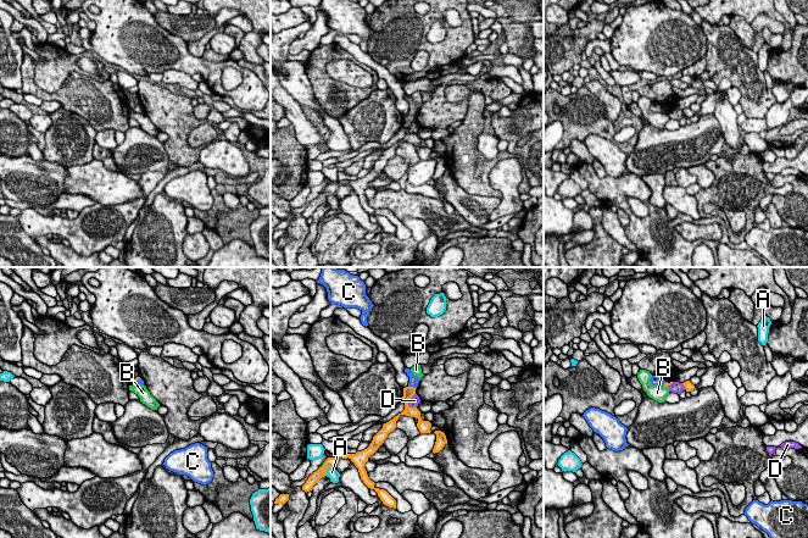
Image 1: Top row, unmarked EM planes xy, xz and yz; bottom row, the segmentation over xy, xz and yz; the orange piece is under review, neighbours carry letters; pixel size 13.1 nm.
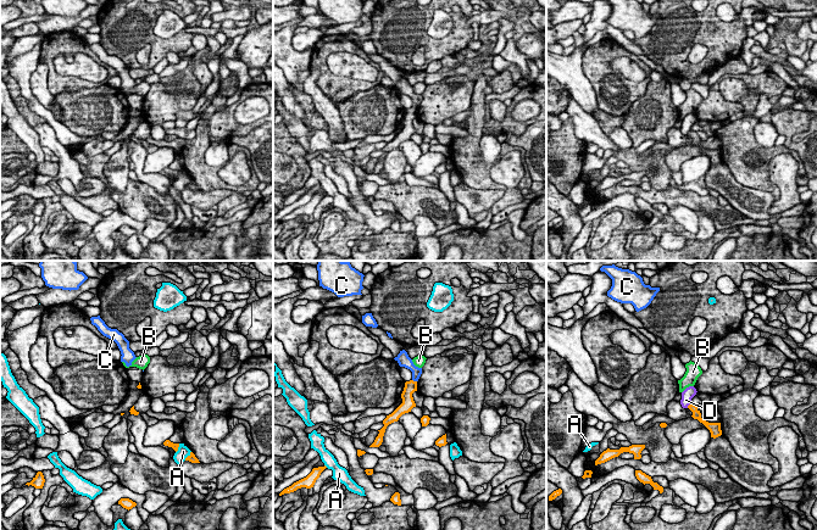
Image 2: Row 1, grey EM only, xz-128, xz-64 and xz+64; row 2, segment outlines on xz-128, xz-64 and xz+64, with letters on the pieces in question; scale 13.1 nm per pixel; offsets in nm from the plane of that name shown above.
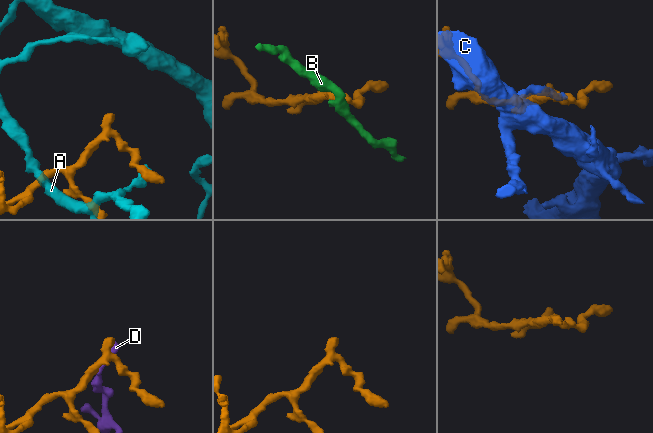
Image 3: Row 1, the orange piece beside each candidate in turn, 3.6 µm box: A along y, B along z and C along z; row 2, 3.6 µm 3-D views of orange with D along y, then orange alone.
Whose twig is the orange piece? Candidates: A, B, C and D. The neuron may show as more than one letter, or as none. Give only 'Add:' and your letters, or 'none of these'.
Add: C

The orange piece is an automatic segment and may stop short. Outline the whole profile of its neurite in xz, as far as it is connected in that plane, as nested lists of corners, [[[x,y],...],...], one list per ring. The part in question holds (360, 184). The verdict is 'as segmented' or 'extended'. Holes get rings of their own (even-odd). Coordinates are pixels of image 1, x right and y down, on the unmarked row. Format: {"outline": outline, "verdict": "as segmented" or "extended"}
{"outline": [[[405,95],[405,99],[409,104],[409,110],[406,115],[403,115],[403,123],[402,127],[405,128],[405,137],[395,143],[392,146],[383,151],[383,155],[373,163],[372,170],[369,173],[362,178],[357,178],[356,181],[340,181],[339,184],[350,185],[355,193],[358,195],[361,206],[363,210],[374,216],[378,220],[378,223],[383,228],[384,232],[389,234],[396,235],[396,227],[384,216],[379,216],[374,213],[374,209],[369,206],[367,198],[364,195],[364,190],[368,188],[368,184],[373,182],[378,174],[384,170],[388,161],[396,155],[396,148],[401,142],[416,144],[418,146],[417,154],[420,160],[430,160],[431,150],[429,148],[423,148],[420,144],[420,138],[417,134],[409,134],[408,128],[416,121],[416,116],[420,107],[419,104],[414,102],[409,95]]], "verdict": "extended"}

